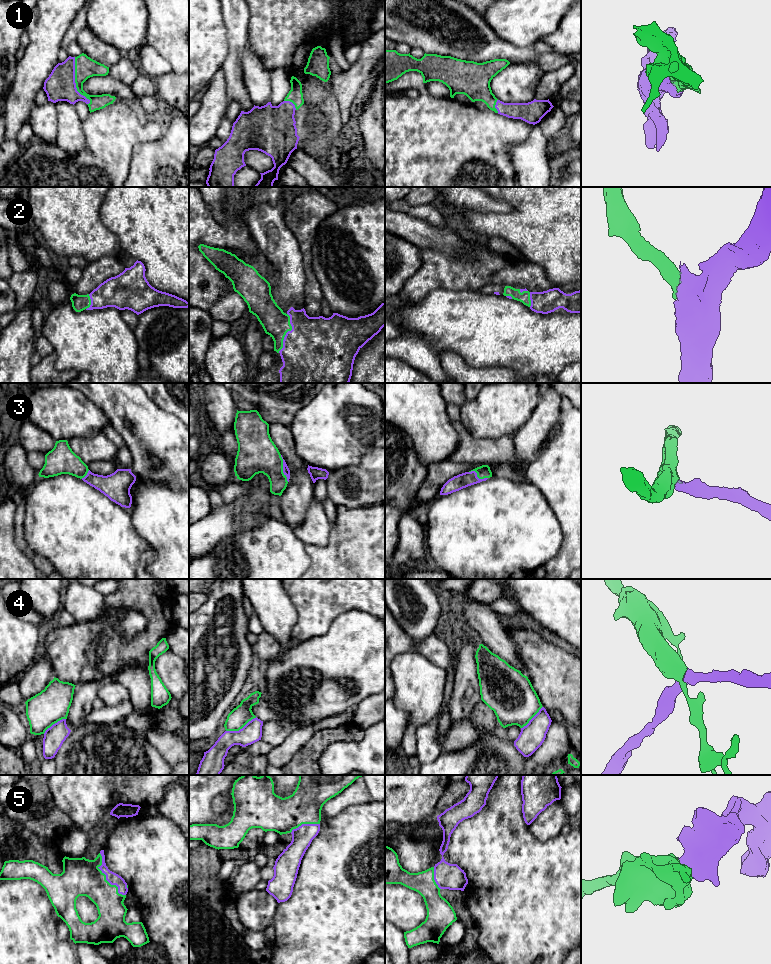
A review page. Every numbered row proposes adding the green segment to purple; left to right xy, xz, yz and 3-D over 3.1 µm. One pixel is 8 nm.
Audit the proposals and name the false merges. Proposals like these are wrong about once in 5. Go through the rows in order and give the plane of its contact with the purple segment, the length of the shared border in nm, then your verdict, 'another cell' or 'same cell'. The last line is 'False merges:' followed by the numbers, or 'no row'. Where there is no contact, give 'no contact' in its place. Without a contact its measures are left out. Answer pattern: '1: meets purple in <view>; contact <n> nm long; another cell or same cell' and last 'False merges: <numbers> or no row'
1: meets purple in xy; contact 400 nm long; same cell
2: meets purple in xz; contact 320 nm long; same cell
3: meets purple in xz; contact 220 nm long; same cell
4: meets purple in xz; contact 280 nm long; another cell
5: meets purple in xy; contact 400 nm long; same cell
False merges: 4

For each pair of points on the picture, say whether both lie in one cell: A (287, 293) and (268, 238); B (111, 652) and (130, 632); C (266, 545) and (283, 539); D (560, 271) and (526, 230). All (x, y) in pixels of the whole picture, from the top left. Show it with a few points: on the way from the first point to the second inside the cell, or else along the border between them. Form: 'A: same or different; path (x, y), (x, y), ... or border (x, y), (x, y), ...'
A: same; path (287, 279), (287, 260), (282, 252)
B: different; border (115, 626), (126, 641), (145, 629)
C: same; path (270, 545), (277, 545), (279, 543)
D: same; path (557, 261), (536, 240)

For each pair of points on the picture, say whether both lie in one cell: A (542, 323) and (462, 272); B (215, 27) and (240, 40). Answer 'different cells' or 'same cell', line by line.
A: different cells
B: different cells

